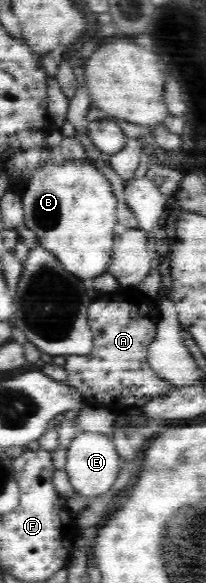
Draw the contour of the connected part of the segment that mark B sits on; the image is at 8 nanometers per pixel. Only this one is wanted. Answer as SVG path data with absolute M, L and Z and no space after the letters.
M89 159L66 161L45 161L35 172L20 194L23 213L25 213L25 227L35 233L41 247L55 255L63 267L74 276L83 280L93 280L107 272L110 263L114 241L119 227L117 215L118 197L111 189L111 183L103 173L91 165Z

